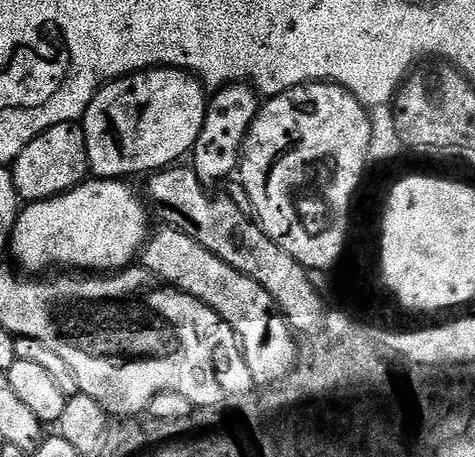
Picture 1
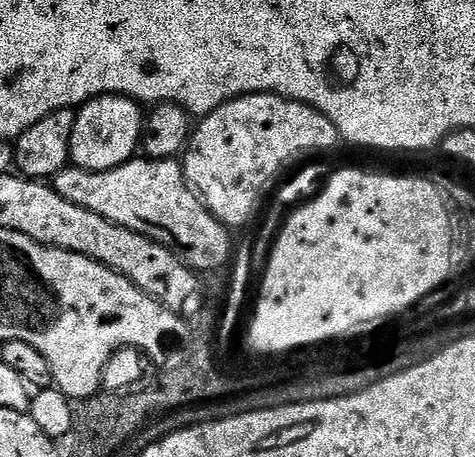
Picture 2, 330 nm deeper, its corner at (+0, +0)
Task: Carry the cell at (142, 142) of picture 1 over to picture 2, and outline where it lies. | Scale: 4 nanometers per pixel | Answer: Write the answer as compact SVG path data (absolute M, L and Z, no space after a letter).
M114 95L96 96L87 104L79 105L70 138L71 163L91 172L105 172L133 159L141 147L146 127L146 116L143 111L140 113L140 108L137 101Z

